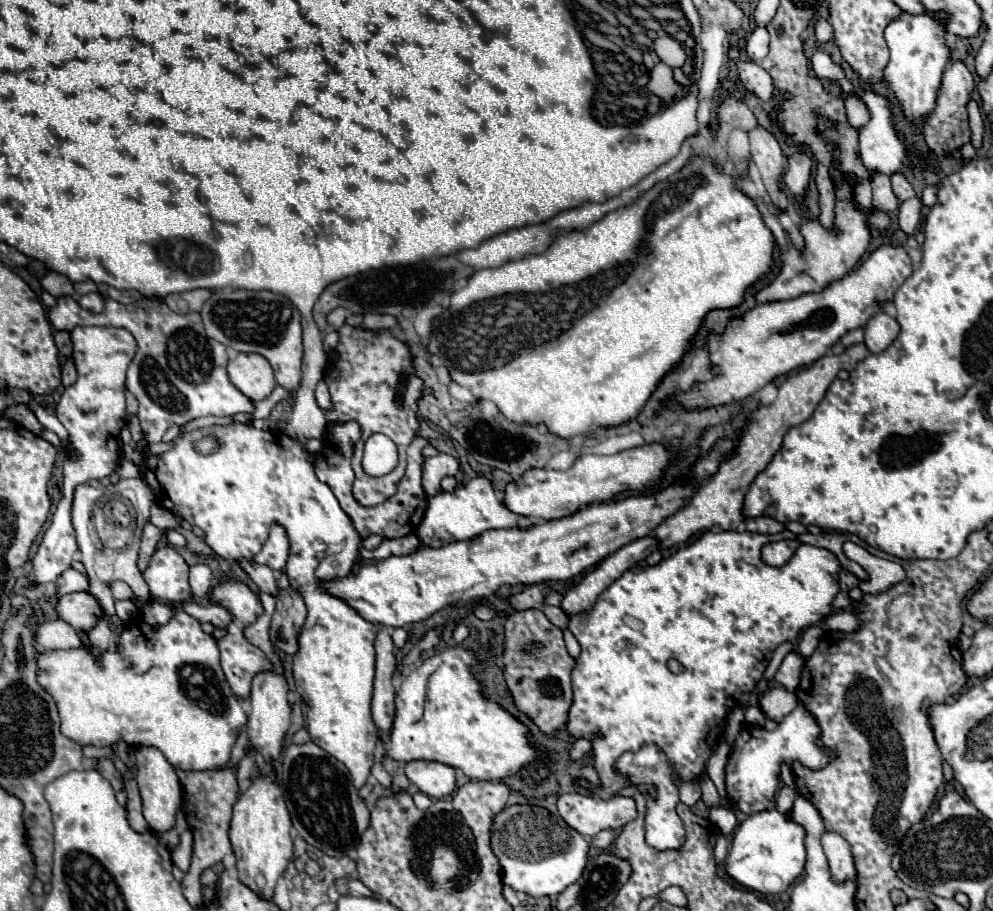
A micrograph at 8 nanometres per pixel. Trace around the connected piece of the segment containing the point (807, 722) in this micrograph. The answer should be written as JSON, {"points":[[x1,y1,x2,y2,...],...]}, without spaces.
{"points":[[798,702,796,708,788,716,784,716,784,720,774,732,754,726,752,734,750,728,742,728,732,744,732,752,726,762,726,794,730,802,744,814,772,808,772,796,776,796,776,790,780,788,782,764,800,762,810,770,820,770,832,762,832,754,828,754,822,746,818,746,818,738,820,738,820,726,816,724,816,718,804,708,802,702]]}

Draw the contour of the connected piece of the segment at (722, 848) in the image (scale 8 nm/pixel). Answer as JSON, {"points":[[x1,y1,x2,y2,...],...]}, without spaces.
{"points":[[719,834,716,839,716,844,714,847,714,858,716,865,718,866,726,856,728,855,728,850,730,848,730,841,723,834]]}

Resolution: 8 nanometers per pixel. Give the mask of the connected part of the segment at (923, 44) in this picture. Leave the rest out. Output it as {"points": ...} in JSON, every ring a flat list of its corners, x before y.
{"points":[[904,12,900,18,888,24,884,36,890,48,890,62,884,68,888,88,898,98,904,118,912,126,924,124,924,120,936,108,936,96,940,90,942,72,950,60,950,50,944,42,944,24,940,24,938,18,928,12,922,16,910,16]]}

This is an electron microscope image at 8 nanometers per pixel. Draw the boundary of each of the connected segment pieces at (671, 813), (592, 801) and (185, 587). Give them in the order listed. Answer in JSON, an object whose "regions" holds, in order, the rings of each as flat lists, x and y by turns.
{"regions":[[[646,744,638,752,624,752,616,760,614,768,620,776,628,778,630,786,652,786,656,790,656,798,650,796,650,794,644,794,646,796,646,818,644,818,646,844,652,846,658,852,680,850,682,844,684,844,686,832,684,832,684,824,682,824,680,816,676,814,676,806,680,802,678,782,676,782,676,772,670,766,666,754,656,744]],[[562,794,558,798,558,814,570,828,592,838,600,830,622,828,636,818,636,806,632,798,622,796,602,800,598,796]],[[160,546,142,576,150,588,152,600,174,602,192,598,186,562,172,546]]]}

